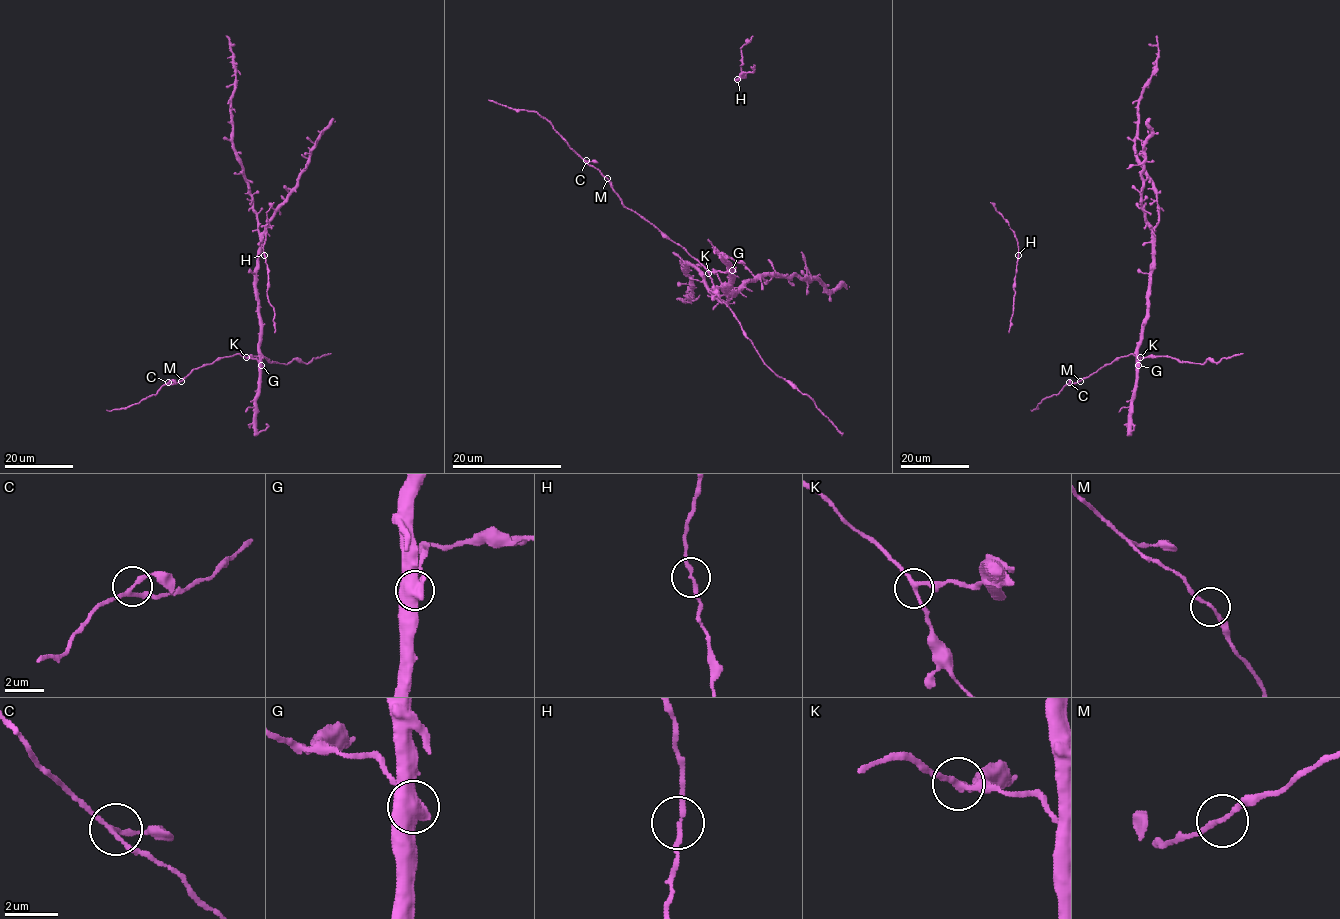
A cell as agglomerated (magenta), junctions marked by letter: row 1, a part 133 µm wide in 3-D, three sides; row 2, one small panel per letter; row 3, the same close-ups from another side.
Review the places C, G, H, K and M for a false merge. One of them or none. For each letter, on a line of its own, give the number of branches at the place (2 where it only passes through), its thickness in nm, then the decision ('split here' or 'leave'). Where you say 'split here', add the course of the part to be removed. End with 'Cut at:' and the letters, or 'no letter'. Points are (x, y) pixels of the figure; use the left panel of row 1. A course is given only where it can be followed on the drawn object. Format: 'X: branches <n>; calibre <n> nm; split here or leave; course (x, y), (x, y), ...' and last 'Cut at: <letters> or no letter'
C: branches 3; calibre 170 nm; leave
G: branches 3; calibre 600 nm; split here; course (261, 365), (256, 285), (259, 231), (252, 195), (233, 147), (231, 99), (235, 70), (226, 35)
H: branches 2; calibre 180 nm; leave
K: branches 3; calibre 200 nm; leave
M: branches 2; calibre 160 nm; leave
Cut at: G

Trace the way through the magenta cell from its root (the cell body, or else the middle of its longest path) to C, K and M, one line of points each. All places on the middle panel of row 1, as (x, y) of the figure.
C: (726, 284), (730, 280), (730, 269), (708, 271), (684, 248), (628, 209), (611, 183), (585, 161)
K: (726, 284), (730, 280), (730, 269), (708, 273)
M: (726, 284), (730, 280), (730, 269), (708, 271), (684, 248), (628, 209), (607, 179)

